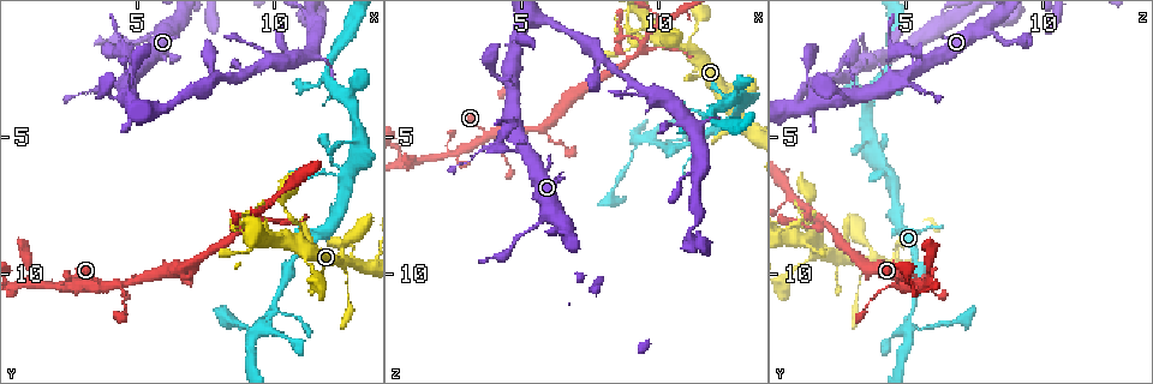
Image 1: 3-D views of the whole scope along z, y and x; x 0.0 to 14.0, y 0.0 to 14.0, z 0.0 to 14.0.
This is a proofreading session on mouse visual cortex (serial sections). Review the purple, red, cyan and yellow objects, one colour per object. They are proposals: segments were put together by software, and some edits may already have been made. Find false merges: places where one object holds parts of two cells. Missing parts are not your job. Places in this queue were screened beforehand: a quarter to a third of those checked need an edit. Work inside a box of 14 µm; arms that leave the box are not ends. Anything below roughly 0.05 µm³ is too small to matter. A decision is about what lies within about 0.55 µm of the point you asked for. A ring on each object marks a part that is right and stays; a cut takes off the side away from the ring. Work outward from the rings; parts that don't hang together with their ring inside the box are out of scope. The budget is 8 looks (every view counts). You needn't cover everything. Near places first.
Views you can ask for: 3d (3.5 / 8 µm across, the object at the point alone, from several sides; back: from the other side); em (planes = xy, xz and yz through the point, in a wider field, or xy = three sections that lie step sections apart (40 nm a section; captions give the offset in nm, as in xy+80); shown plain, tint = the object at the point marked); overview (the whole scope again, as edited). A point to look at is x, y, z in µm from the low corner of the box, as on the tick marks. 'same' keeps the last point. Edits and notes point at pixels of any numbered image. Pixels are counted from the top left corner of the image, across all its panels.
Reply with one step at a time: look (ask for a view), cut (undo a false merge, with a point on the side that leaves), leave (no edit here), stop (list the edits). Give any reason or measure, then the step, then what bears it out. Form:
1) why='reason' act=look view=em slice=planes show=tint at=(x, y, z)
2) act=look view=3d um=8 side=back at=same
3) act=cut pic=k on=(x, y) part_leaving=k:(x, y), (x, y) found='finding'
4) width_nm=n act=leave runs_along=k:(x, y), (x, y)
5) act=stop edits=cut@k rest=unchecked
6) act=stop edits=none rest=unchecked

why='arms part here' act=look view=3d um=3.5 at=(3.7, 10.3, 4.9)

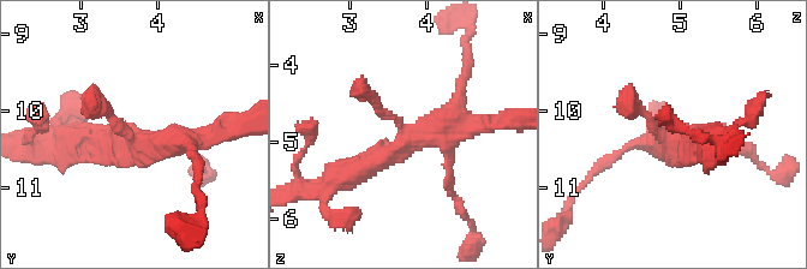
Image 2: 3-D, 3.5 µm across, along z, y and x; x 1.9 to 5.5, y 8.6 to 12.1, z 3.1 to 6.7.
act=look view=em slice=xy step=1 show=tint at=(3.75, 10.40, 4.90)

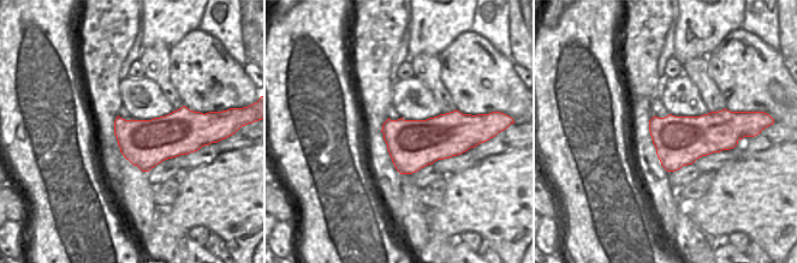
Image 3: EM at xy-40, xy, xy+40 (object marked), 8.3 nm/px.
act=leave runs_along=2:(360, 88), (408, 135), (485, 121) found='one cell here'

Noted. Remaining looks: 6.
act=look view=3d um=3.5 at=(1.1, 10.4, 5.8)

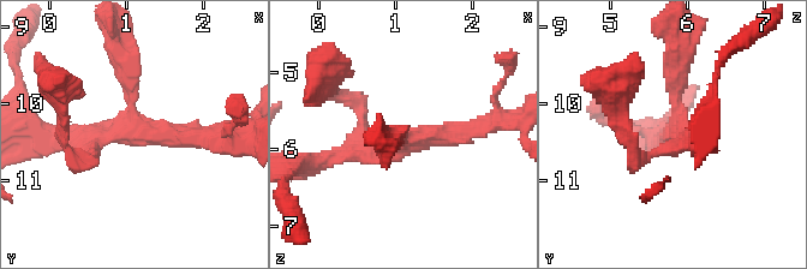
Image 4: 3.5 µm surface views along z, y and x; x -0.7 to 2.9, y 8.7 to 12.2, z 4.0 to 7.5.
act=look view=em slice=xy step=2 show=tint at=(1.10, 10.30, 5.90)

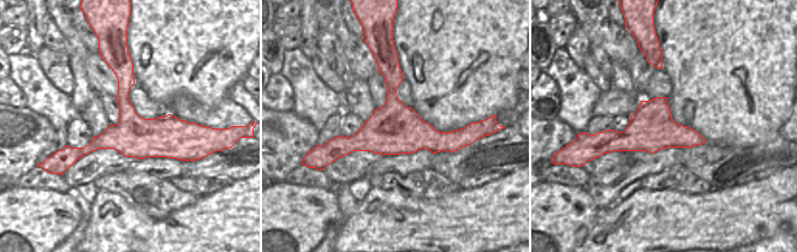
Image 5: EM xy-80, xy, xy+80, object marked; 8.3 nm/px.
width_nm=440 act=leave runs_along=4:(210, 137), (121, 130), (88, 159) found='one cell here'

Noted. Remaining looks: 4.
act=look view=3d um=3.5 at=(8.9, 8.2, 2.2)

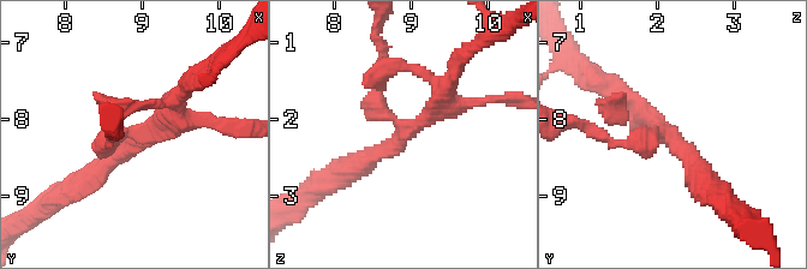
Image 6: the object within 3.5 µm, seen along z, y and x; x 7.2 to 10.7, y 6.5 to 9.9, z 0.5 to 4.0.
arms=3 arm_widths_nm=150,300,300 act=look view=em slice=xy step=1 show=tint at=(9.00, 8.25, 2.20)

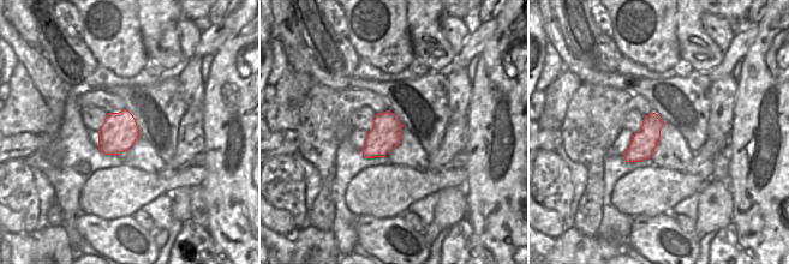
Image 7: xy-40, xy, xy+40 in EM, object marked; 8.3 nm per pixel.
why='cut it another way' act=look view=em slice=xy step=5 show=tint at=same

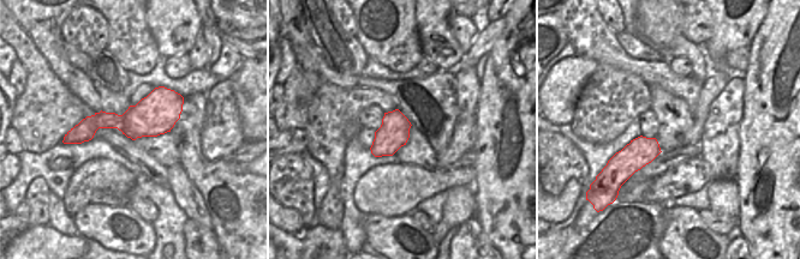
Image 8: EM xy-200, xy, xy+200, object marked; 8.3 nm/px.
act=leave runs_along=8:(180, 100), (143, 120), (75, 132) found='continuous, no second cell'

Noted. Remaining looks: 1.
act=stop edits=none rest=unchecked

